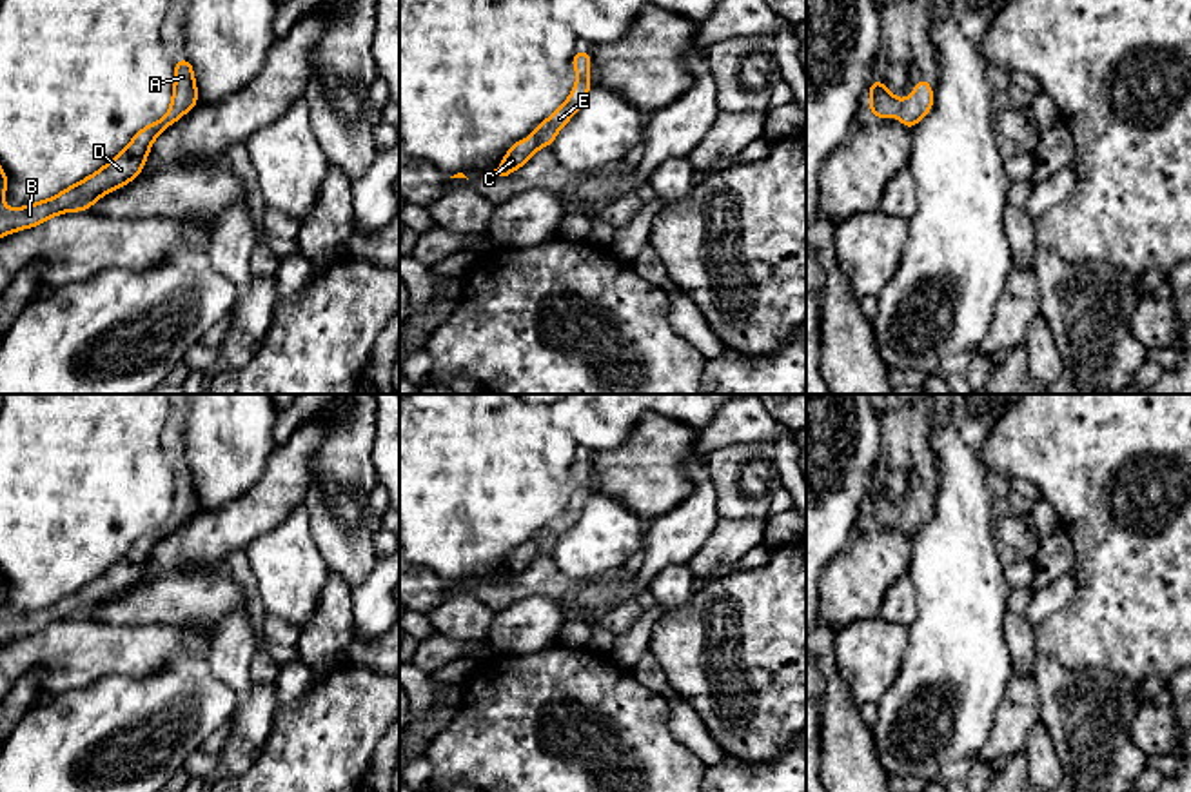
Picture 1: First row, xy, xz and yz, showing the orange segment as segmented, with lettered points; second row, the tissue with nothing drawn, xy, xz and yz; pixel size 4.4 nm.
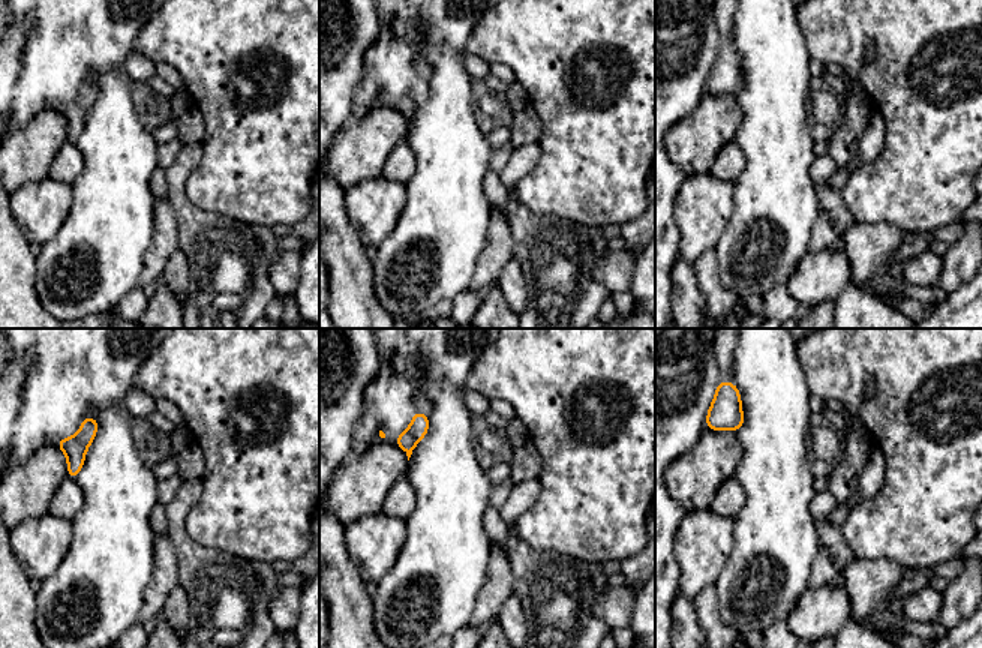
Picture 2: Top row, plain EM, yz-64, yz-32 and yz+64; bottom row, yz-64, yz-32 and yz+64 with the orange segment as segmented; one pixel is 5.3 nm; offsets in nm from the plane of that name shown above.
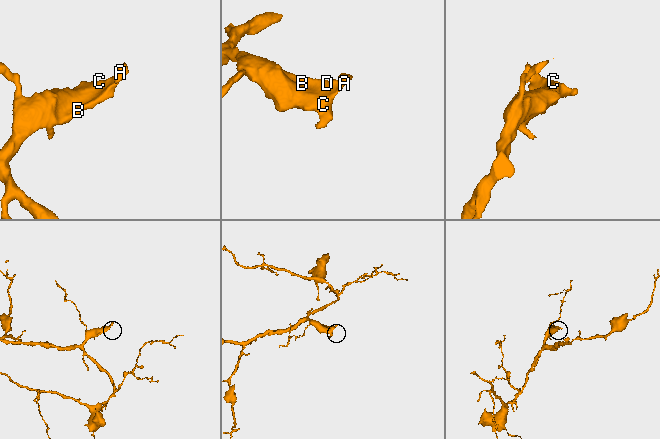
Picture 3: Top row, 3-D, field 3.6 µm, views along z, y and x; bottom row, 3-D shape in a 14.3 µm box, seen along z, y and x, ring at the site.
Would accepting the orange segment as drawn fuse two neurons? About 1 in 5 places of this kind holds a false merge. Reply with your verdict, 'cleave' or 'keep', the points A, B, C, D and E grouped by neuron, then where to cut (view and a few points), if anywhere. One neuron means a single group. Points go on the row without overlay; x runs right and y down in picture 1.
keep; groups A B C D E; cut none

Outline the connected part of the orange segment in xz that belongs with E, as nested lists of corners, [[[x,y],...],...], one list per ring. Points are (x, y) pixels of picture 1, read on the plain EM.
[[[579,456],[572,467],[572,474],[577,480],[577,489],[570,498],[566,509],[554,518],[543,530],[537,532],[532,543],[512,550],[507,558],[503,570],[488,583],[508,583],[521,572],[525,572],[539,554],[550,554],[559,536],[579,518],[586,500],[594,494],[586,481],[592,472],[592,463],[586,456]]]

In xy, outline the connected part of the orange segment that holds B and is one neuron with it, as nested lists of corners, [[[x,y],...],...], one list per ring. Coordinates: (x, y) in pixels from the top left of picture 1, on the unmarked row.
[[[185,463],[174,469],[174,500],[169,520],[158,529],[142,534],[129,552],[94,581],[64,596],[49,607],[9,618],[2,612],[7,596],[7,583],[0,574],[0,645],[20,636],[36,634],[60,619],[89,618],[100,603],[120,596],[133,585],[140,583],[156,543],[169,532],[176,530],[182,521],[196,514],[196,510],[198,496],[192,470]]]

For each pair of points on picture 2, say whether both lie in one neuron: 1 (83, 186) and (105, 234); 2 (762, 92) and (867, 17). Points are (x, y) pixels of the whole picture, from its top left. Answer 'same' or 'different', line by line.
1: same
2: different

